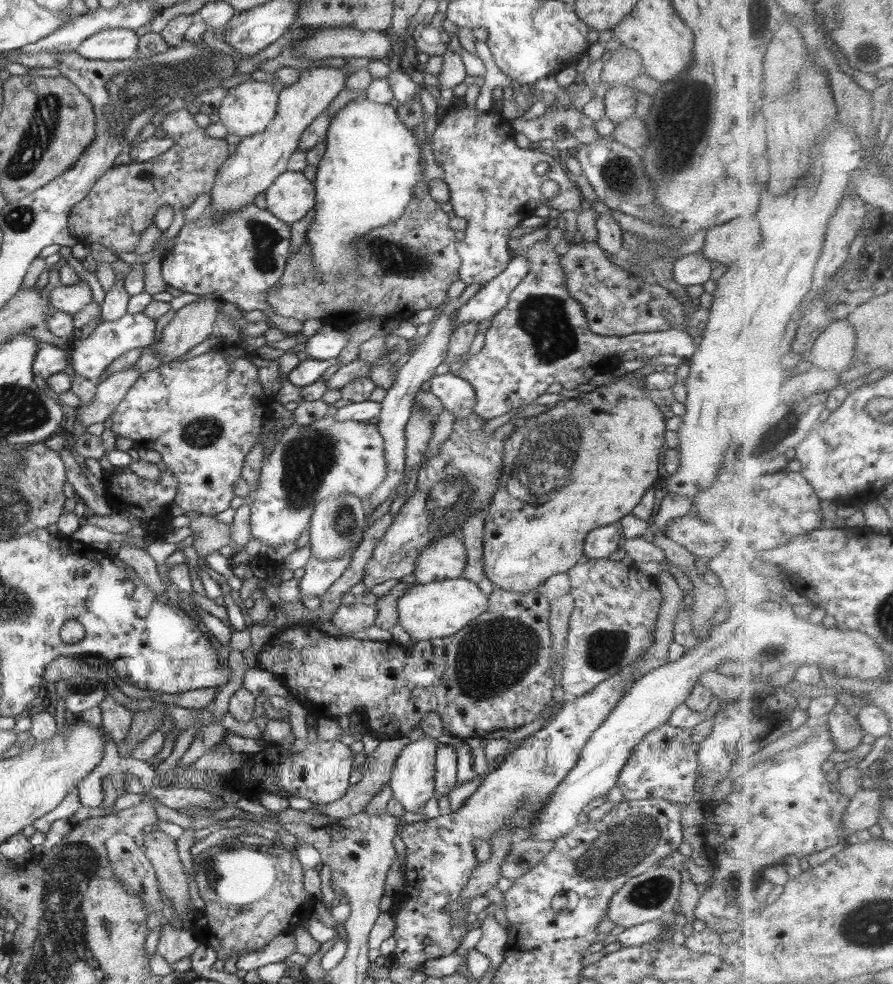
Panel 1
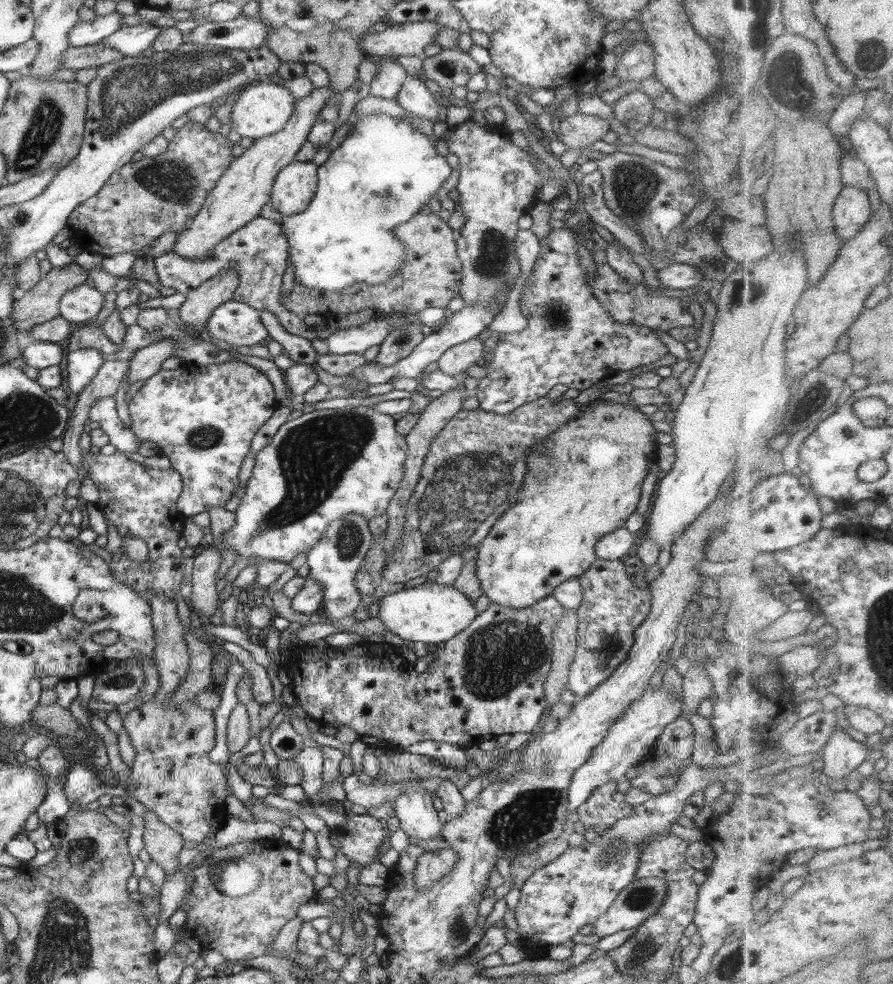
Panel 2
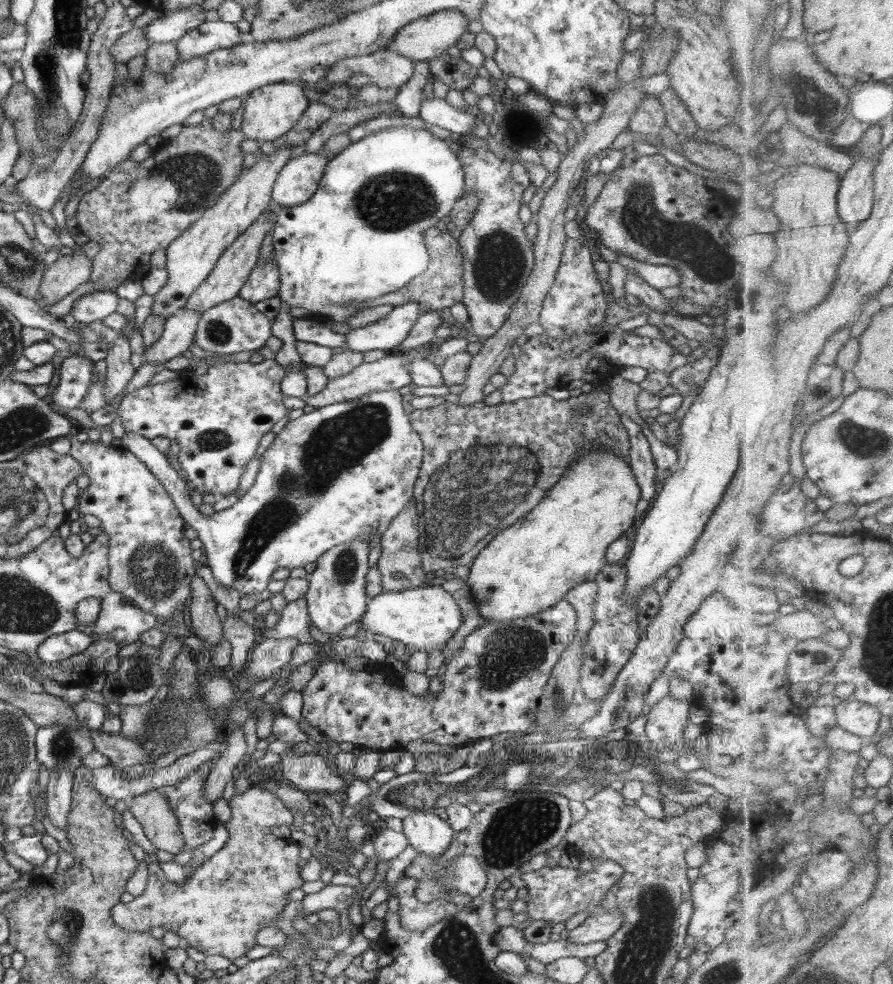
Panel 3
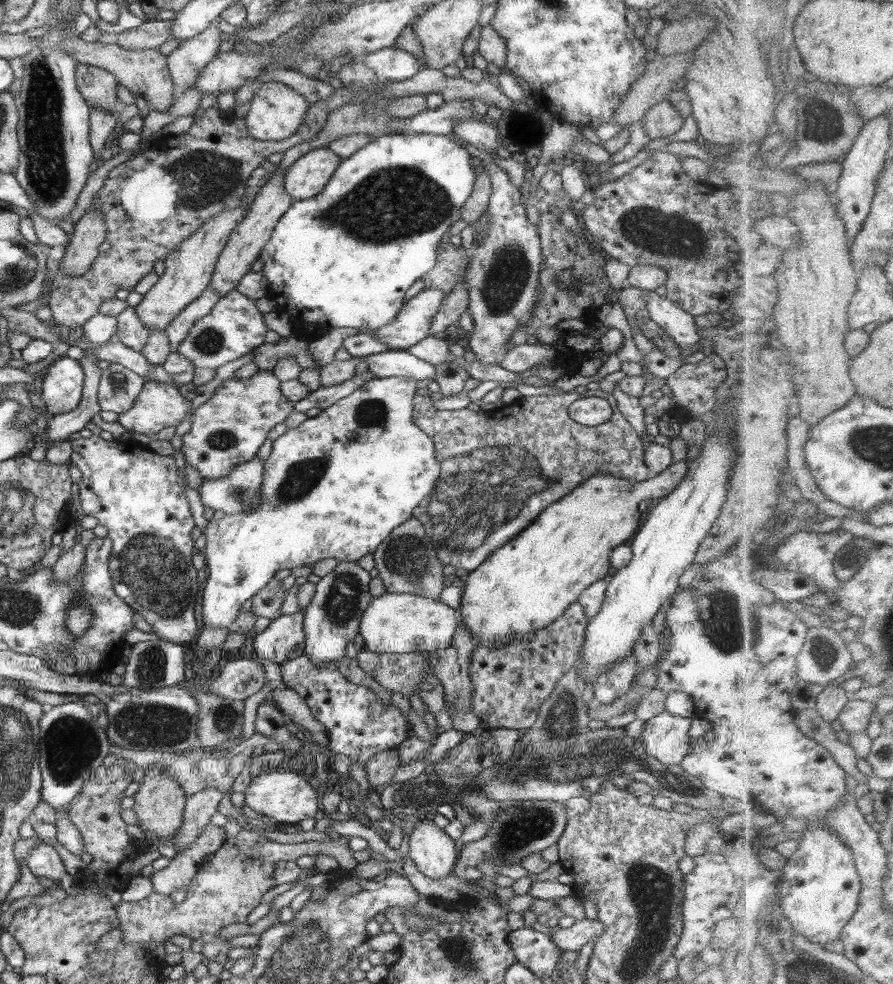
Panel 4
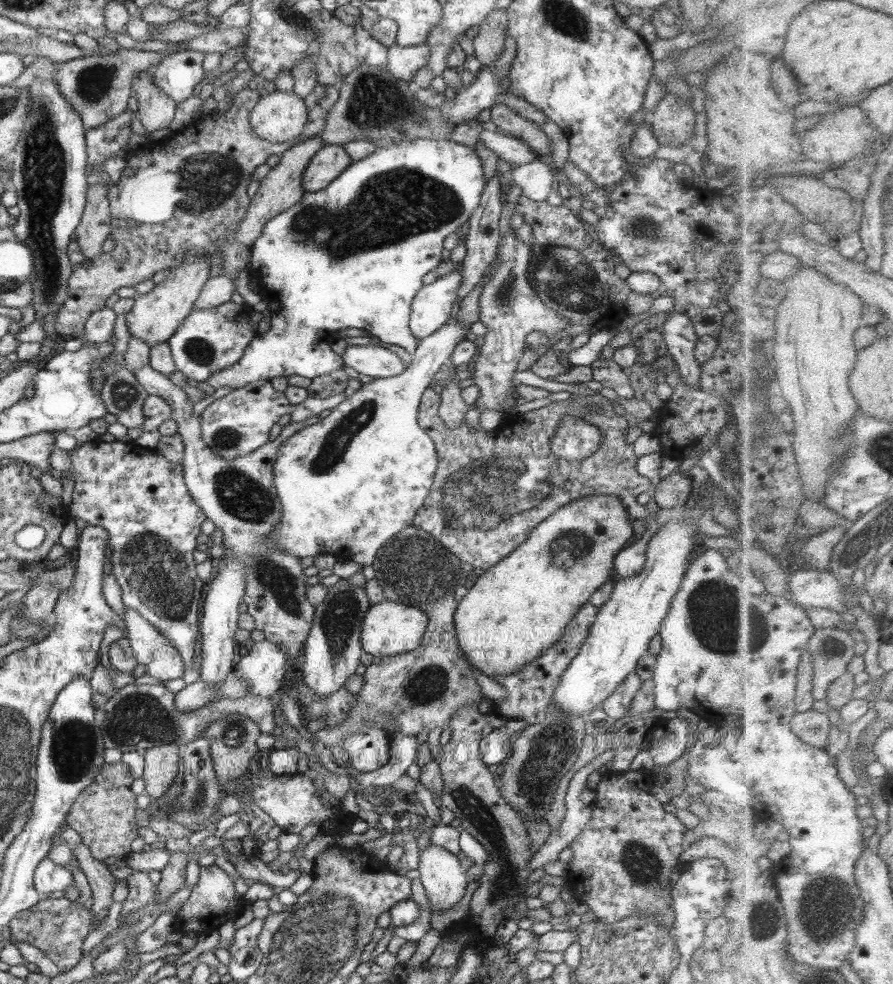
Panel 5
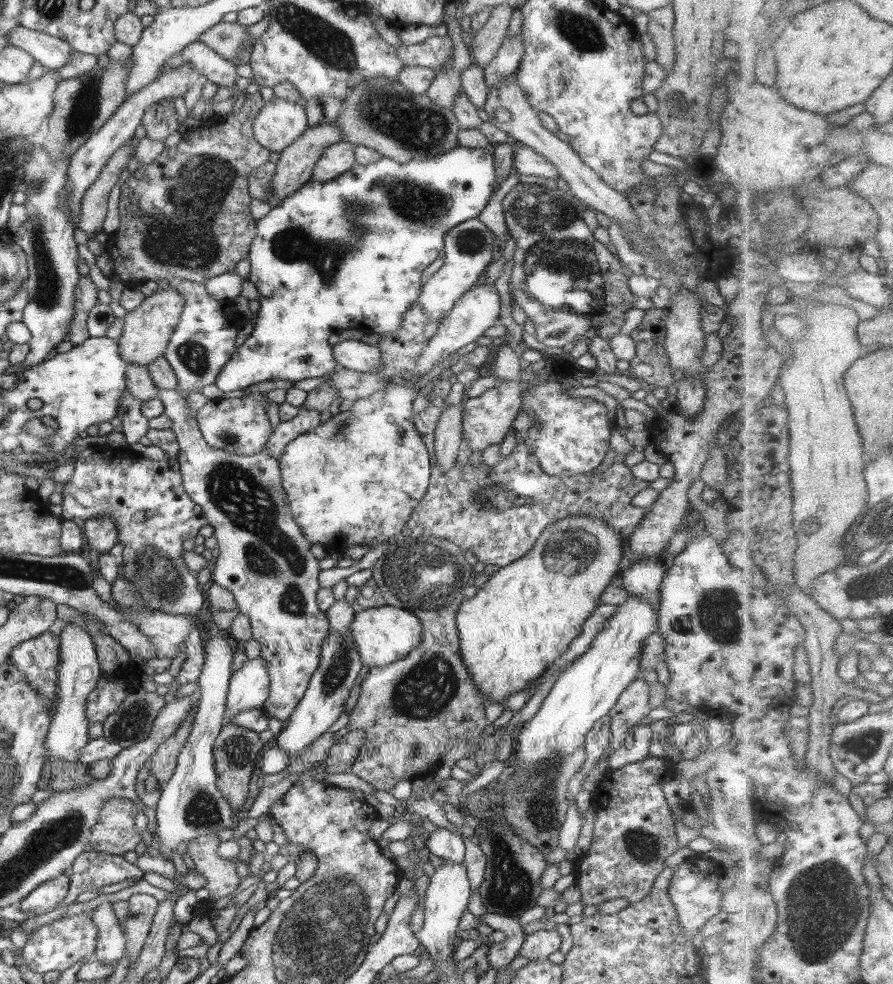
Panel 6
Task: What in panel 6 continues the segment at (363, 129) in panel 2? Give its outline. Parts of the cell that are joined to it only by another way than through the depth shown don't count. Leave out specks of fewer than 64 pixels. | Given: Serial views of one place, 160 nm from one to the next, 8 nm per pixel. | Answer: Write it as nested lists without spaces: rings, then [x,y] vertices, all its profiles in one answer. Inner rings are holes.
[[[458,146],[434,157],[418,159],[418,161],[412,160],[408,163],[396,163],[382,157],[370,165],[356,165],[352,170],[347,170],[330,182],[321,183],[310,179],[290,196],[280,199],[268,214],[256,221],[256,236],[251,242],[247,256],[251,270],[246,279],[256,285],[260,295],[258,298],[260,308],[255,315],[256,323],[254,323],[250,336],[240,347],[236,348],[234,357],[222,367],[214,379],[214,384],[223,392],[234,392],[234,390],[243,390],[247,386],[264,382],[264,380],[295,382],[306,380],[306,378],[320,378],[340,366],[333,357],[333,346],[328,342],[332,334],[356,328],[356,330],[370,334],[394,335],[401,325],[402,315],[419,298],[422,288],[422,271],[440,256],[438,252],[443,249],[444,235],[447,230],[458,226],[458,223],[478,217],[488,204],[491,194],[495,192],[496,177],[493,154],[490,154],[488,150]]]

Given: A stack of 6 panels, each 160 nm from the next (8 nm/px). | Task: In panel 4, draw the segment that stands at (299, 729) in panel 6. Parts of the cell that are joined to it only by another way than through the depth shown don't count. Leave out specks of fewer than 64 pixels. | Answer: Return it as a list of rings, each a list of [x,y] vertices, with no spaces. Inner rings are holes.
[[[340,561],[333,572],[324,576],[315,584],[315,593],[304,612],[304,635],[306,644],[302,654],[305,654],[315,666],[325,666],[329,662],[338,662],[346,654],[346,646],[358,635],[358,626],[362,614],[373,595],[369,591],[372,580],[369,572],[358,566],[358,562]]]

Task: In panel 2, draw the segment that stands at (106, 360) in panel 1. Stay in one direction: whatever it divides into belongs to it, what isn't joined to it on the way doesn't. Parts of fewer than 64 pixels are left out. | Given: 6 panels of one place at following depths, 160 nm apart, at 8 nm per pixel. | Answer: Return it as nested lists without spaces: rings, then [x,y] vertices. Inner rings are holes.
[[[92,348],[70,351],[66,360],[66,380],[72,394],[82,392],[92,382],[104,362],[100,351]]]

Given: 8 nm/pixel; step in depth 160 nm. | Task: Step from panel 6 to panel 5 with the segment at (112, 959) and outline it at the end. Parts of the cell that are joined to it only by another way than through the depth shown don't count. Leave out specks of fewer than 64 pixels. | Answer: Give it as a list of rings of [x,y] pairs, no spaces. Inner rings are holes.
[[[83,842],[71,848],[73,861],[78,862],[81,870],[86,875],[88,884],[92,891],[92,905],[90,910],[93,912],[94,920],[91,930],[108,916],[110,905],[112,904],[112,892],[114,892],[115,876],[110,872],[103,861],[92,856],[90,849]]]

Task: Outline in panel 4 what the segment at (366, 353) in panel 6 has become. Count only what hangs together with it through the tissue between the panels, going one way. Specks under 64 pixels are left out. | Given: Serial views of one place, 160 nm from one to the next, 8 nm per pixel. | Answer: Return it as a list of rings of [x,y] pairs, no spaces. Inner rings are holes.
[[[392,349],[361,357],[369,372],[378,378],[406,377],[418,380],[436,377],[435,366],[412,356],[405,350]]]

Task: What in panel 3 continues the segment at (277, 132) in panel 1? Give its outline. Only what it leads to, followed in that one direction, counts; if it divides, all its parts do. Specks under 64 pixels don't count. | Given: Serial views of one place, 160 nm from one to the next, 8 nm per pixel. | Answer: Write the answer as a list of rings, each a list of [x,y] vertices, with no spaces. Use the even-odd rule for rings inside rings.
[[[292,144],[275,147],[275,154],[263,155],[262,160],[257,160],[250,169],[243,169],[236,182],[218,199],[212,208],[209,208],[202,216],[192,223],[174,242],[165,248],[166,267],[168,278],[166,286],[154,296],[154,304],[151,314],[170,317],[184,308],[185,304],[210,276],[214,270],[216,261],[222,253],[244,232],[273,202],[273,186],[282,170],[292,158]]]

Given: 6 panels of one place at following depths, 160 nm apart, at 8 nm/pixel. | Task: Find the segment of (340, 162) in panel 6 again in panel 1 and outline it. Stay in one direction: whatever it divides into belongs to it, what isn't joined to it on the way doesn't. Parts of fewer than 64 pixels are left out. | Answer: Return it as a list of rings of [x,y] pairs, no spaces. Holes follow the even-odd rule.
[[[284,171],[264,193],[267,209],[289,225],[302,220],[315,205],[314,183],[303,171]]]

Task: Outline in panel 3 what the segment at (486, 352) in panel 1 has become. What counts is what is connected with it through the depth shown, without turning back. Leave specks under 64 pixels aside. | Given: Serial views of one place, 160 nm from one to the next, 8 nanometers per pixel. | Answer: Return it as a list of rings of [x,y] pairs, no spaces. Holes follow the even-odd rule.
[[[567,238],[564,243],[562,258],[555,276],[554,284],[549,288],[548,295],[542,300],[541,311],[537,322],[544,328],[542,335],[530,337],[523,346],[522,355],[515,362],[516,370],[507,377],[508,383],[498,390],[502,391],[502,403],[517,402],[521,398],[534,398],[546,394],[547,388],[565,388],[572,380],[585,380],[591,383],[602,370],[602,363],[614,366],[639,366],[648,372],[672,372],[688,363],[685,354],[672,348],[667,342],[652,339],[639,334],[631,334],[631,330],[624,331],[617,327],[610,327],[603,332],[602,322],[608,308],[606,296],[602,291],[597,272],[593,267],[590,250],[580,240]]]

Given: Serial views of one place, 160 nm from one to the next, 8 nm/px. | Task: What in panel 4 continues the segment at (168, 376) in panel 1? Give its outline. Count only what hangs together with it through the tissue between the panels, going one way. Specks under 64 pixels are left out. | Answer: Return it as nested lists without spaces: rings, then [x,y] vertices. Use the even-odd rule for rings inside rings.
[[[272,370],[258,371],[250,379],[235,379],[234,375],[224,380],[214,395],[194,411],[193,425],[183,439],[182,451],[186,462],[190,463],[202,477],[217,479],[219,476],[228,474],[232,467],[256,458],[260,446],[266,442],[268,432],[276,424],[284,422],[295,410],[294,402],[281,393],[280,385],[280,380],[274,376]],[[145,381],[136,402],[130,407],[130,410],[119,414],[117,421],[128,431],[133,430],[140,434],[146,434],[151,439],[156,439],[162,429],[178,426],[183,418],[186,418],[186,414],[190,412],[191,405],[192,402],[182,397],[178,385],[175,383]]]

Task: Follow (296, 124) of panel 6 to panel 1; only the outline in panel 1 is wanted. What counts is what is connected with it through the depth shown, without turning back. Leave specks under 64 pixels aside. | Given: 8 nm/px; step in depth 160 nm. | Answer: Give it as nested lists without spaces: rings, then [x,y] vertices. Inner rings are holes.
[[[248,80],[228,89],[216,114],[230,134],[244,139],[269,128],[278,101],[278,89],[273,84]]]

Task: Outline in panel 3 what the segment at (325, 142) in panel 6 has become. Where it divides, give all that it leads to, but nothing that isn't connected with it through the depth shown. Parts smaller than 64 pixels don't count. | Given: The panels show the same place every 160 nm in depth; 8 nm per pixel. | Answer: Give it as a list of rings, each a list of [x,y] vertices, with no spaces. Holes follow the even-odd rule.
[[[269,206],[267,210],[222,253],[222,256],[216,261],[214,270],[212,270],[210,276],[194,291],[194,295],[190,296],[184,309],[196,310],[204,314],[206,309],[216,306],[222,301],[238,297],[242,286],[245,285],[253,272],[253,268],[258,263],[258,256],[260,254],[260,248],[262,248],[264,236],[273,229],[273,224],[271,223],[273,220],[269,217],[267,213],[268,210],[271,210]]]

